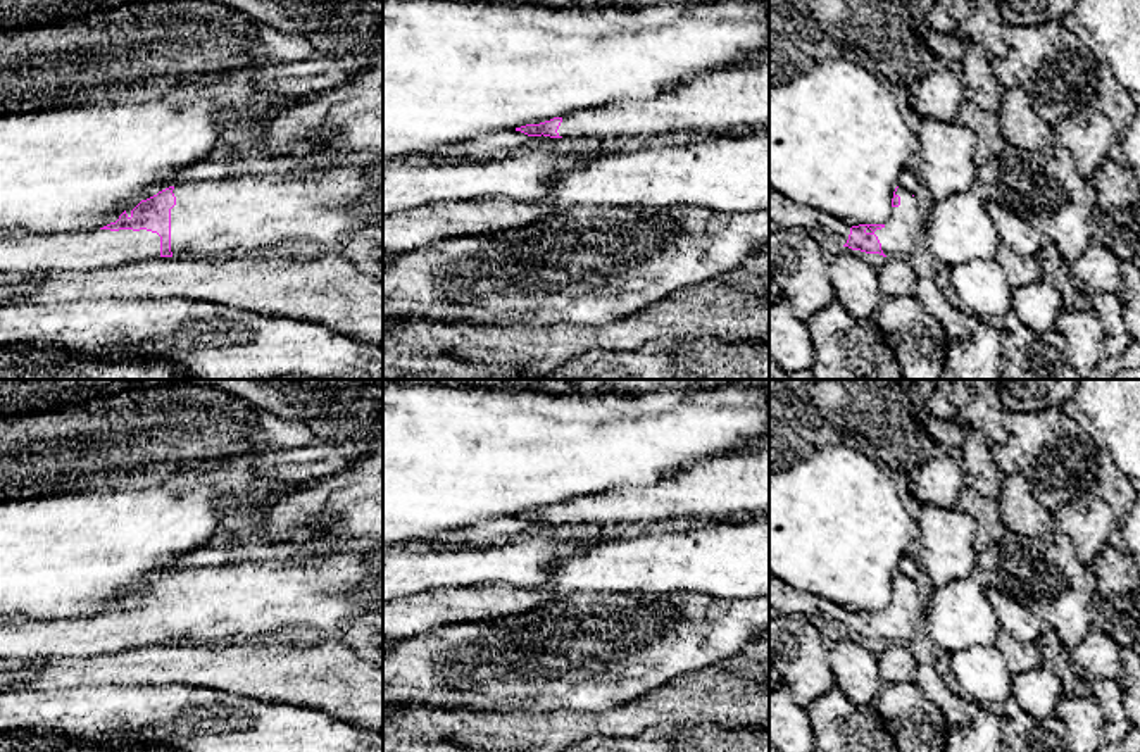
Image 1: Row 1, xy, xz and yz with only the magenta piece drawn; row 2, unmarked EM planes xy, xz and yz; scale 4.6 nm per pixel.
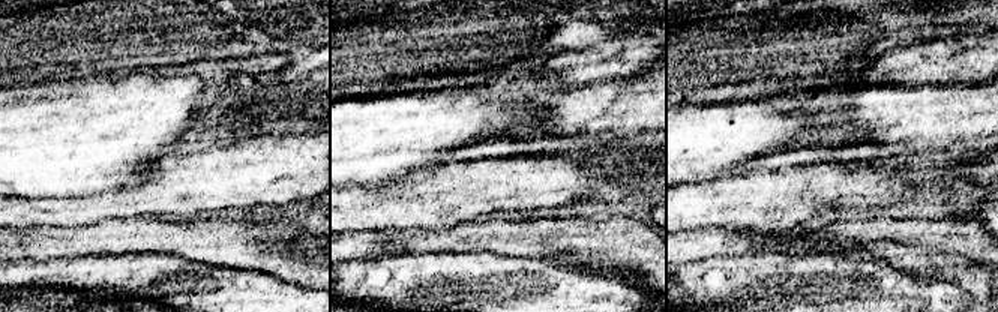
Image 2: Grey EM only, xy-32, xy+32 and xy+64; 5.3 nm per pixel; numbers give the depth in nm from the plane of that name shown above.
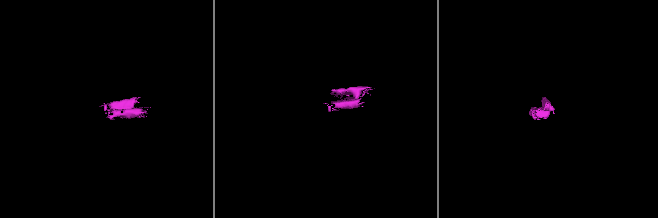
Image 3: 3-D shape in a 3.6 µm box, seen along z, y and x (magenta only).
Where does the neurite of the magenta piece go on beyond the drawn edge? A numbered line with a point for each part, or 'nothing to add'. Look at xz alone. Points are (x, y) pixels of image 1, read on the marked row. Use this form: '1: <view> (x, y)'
1: xz (732, 100)

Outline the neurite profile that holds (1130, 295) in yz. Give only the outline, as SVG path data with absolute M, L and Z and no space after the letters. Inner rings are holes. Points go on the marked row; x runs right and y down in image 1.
M1123 260L1123 290L1119 298L1124 305L1124 323L1133 342L1140 343L1140 264Z

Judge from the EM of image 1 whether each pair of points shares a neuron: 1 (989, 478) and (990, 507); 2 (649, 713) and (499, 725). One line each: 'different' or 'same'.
1: different
2: same

